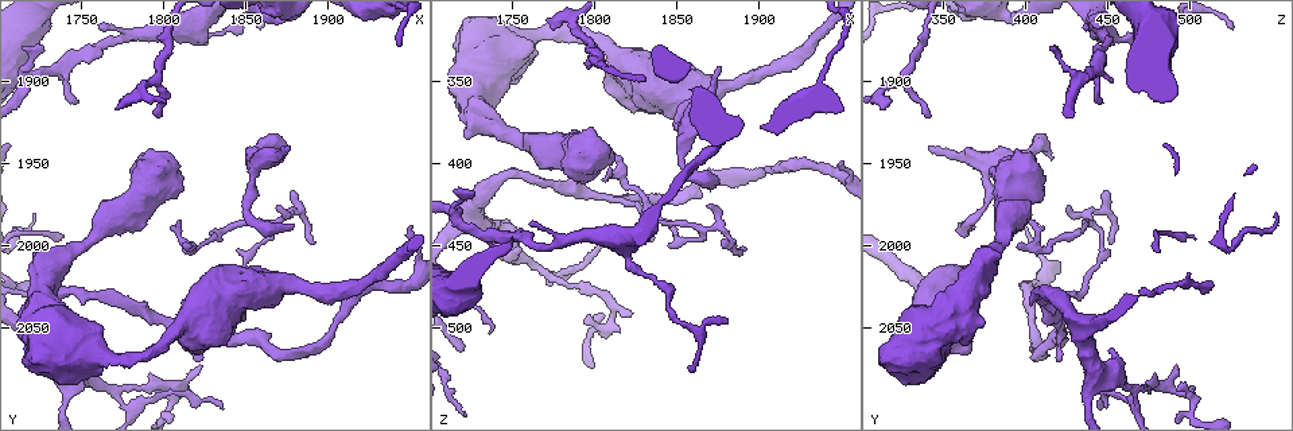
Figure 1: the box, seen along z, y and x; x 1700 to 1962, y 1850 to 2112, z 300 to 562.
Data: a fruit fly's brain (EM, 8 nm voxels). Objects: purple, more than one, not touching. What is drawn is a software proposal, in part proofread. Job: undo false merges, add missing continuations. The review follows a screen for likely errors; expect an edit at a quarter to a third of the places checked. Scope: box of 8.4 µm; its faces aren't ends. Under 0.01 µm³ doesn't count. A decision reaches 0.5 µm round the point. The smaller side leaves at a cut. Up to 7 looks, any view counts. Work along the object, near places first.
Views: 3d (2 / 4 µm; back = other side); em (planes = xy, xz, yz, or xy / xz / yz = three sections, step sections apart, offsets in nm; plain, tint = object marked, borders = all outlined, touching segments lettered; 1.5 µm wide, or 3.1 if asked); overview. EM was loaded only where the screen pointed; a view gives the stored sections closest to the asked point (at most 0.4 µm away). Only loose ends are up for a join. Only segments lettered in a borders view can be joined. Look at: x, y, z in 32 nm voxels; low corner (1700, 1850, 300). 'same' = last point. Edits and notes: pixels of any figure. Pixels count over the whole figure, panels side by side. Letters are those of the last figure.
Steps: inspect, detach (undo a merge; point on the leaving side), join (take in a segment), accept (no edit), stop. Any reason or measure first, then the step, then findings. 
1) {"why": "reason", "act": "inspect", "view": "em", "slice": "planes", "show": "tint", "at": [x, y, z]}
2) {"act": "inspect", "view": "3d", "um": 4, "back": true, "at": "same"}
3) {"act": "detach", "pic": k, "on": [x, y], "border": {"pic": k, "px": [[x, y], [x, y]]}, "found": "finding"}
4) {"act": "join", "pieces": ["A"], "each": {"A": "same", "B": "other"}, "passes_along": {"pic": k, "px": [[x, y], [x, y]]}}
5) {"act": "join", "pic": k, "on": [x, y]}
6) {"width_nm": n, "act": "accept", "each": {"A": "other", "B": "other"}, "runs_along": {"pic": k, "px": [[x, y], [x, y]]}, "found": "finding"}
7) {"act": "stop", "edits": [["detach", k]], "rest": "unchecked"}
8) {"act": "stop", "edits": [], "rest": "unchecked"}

{"why": "tapers out", "act": "inspect", "view": "em", "slice": "planes", "show": "borders", "at": [1880, 1988, 366]}

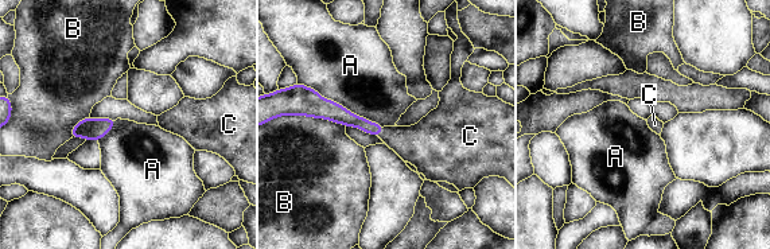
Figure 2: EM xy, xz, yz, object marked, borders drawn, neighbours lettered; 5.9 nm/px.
{"longest_contact_nm": ["A", 550], "act": "join", "pieces": ["C"], "each": {"A": "other", "B": "other", "C": "same"}, "passes_along": {"pic": 2, "px": [[342, 116], [381, 131], [420, 144]]}, "found": "the cell continues"}

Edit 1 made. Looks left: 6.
{"why": "branch stops here", "act": "inspect", "view": "em", "slice": "xy", "step": 4, "show": "tint", "at": [1870, 1976, 424]}

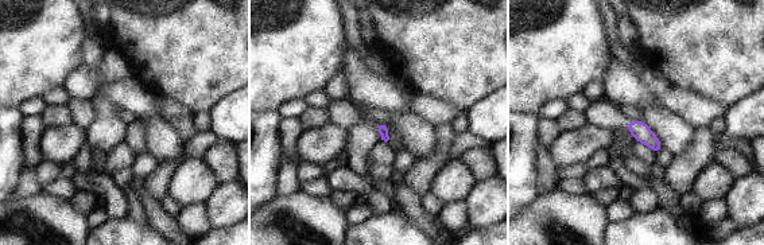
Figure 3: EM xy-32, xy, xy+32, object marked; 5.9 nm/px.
{"why": "another direction", "act": "inspect", "view": "em", "slice": "planes", "show": "borders", "at": "same"}

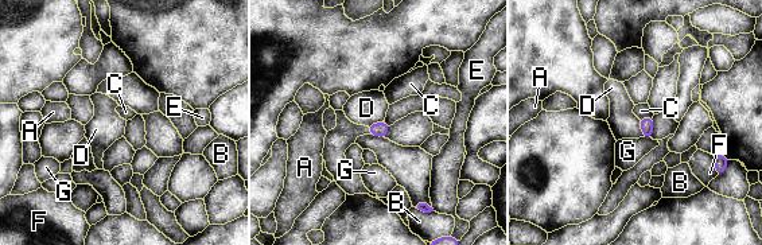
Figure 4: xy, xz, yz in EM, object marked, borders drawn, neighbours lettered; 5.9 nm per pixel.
{"act": "accept", "each": {"A": "other", "B": "other", "C": "other", "D": "other", "E": "other", "F": "other", "G": "other"}, "border": {"pic": 4, "px": [[638, 120], [644, 136]]}, "found": "none of them fits"}

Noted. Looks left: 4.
{"act": "stop", "edits": [["join", 2]], "rest": "unchecked"}

